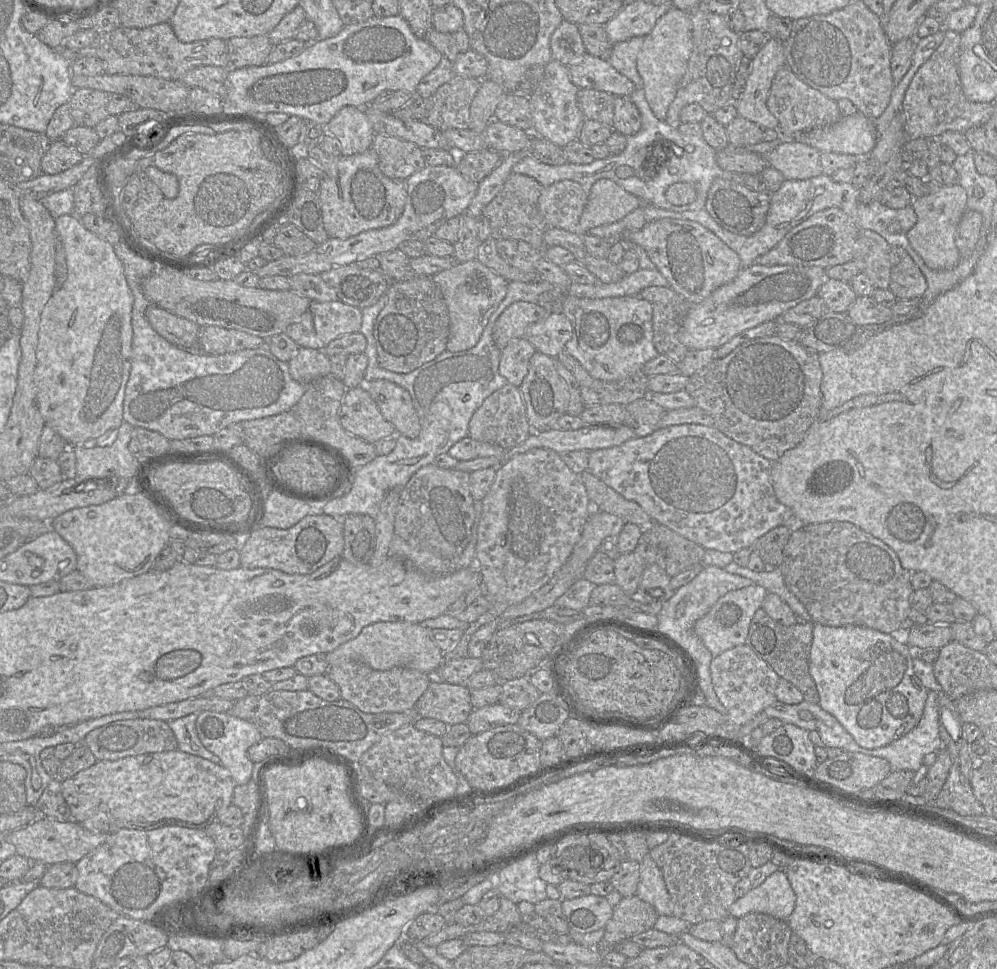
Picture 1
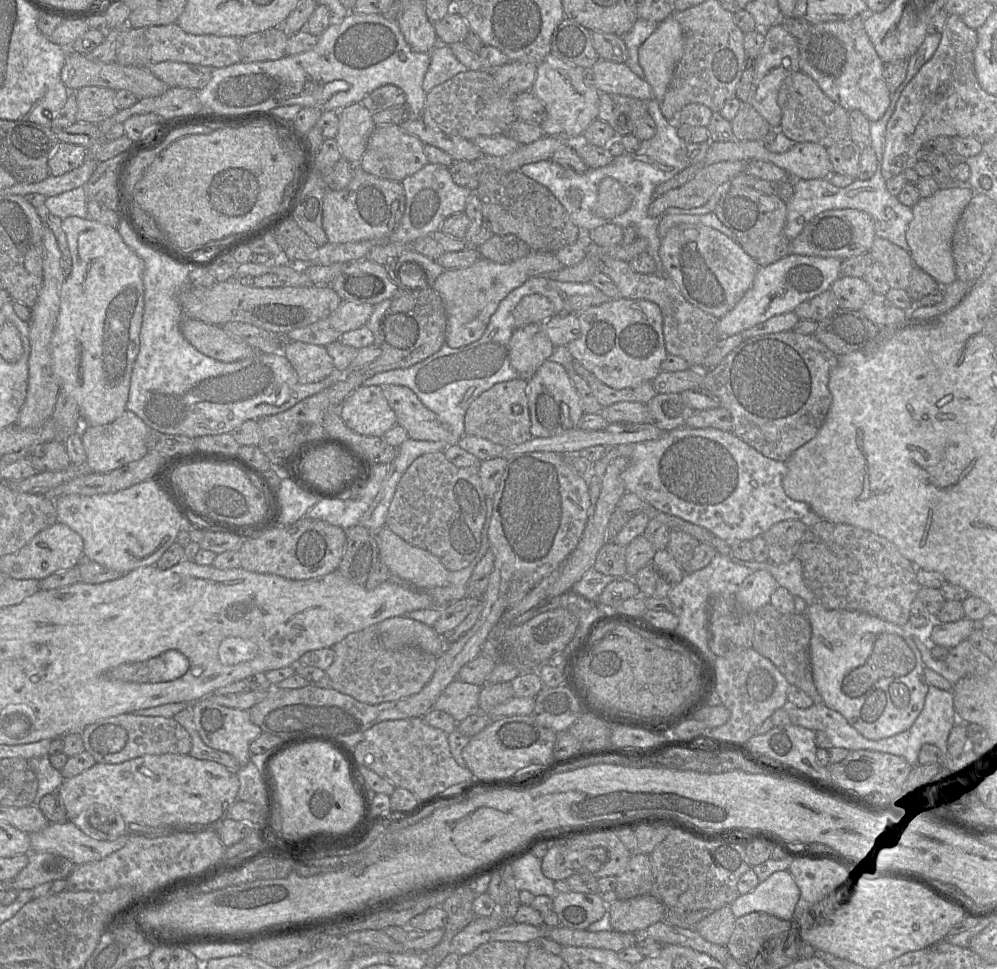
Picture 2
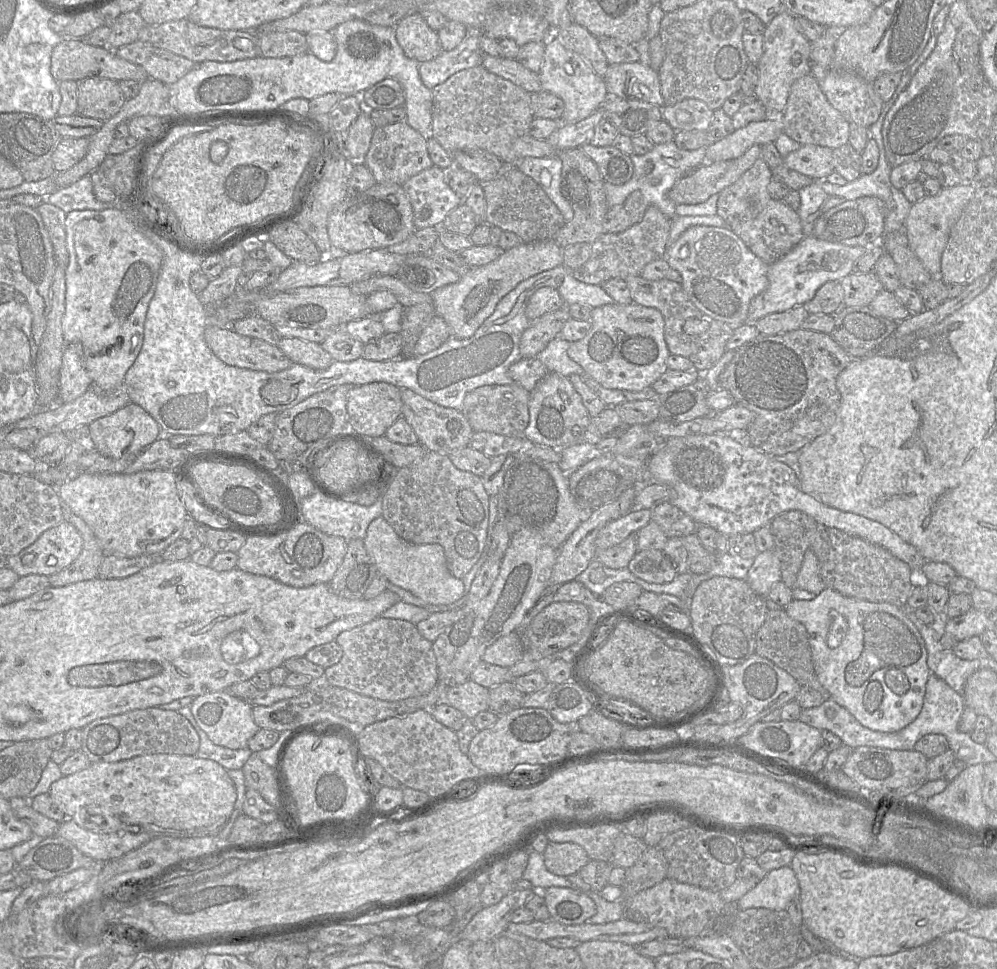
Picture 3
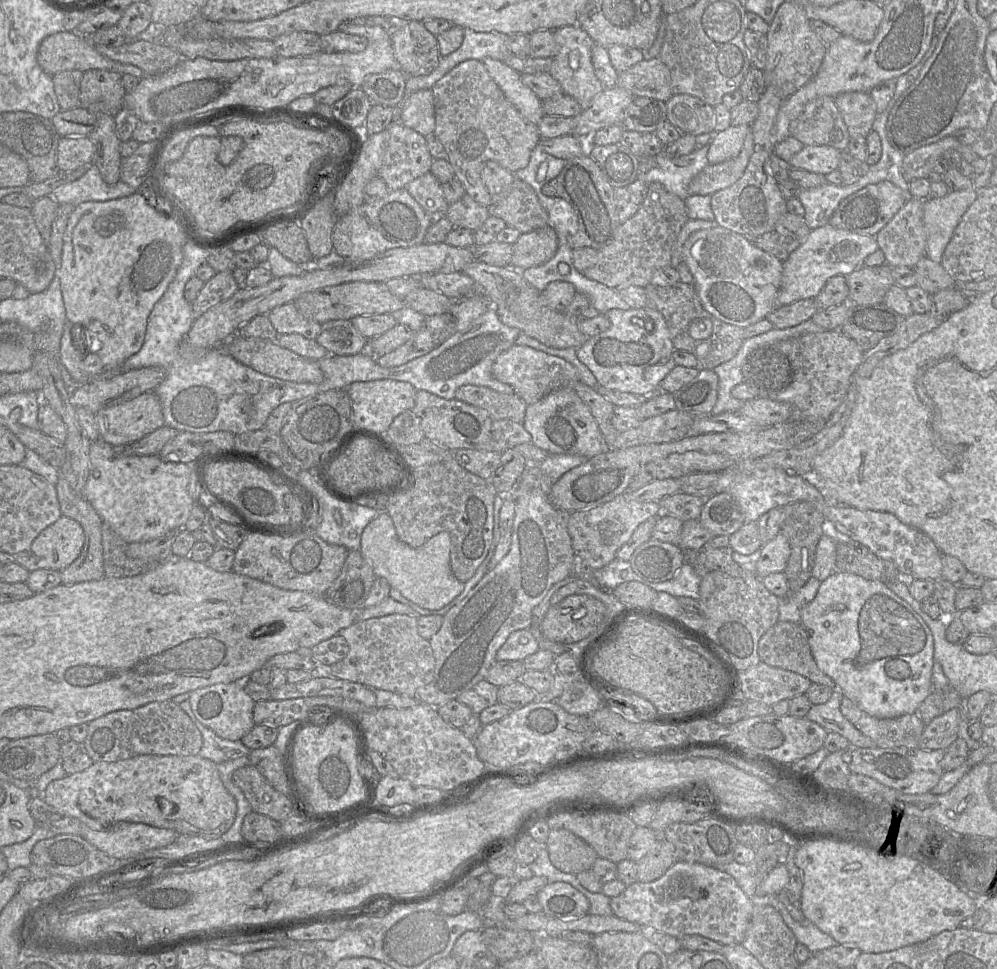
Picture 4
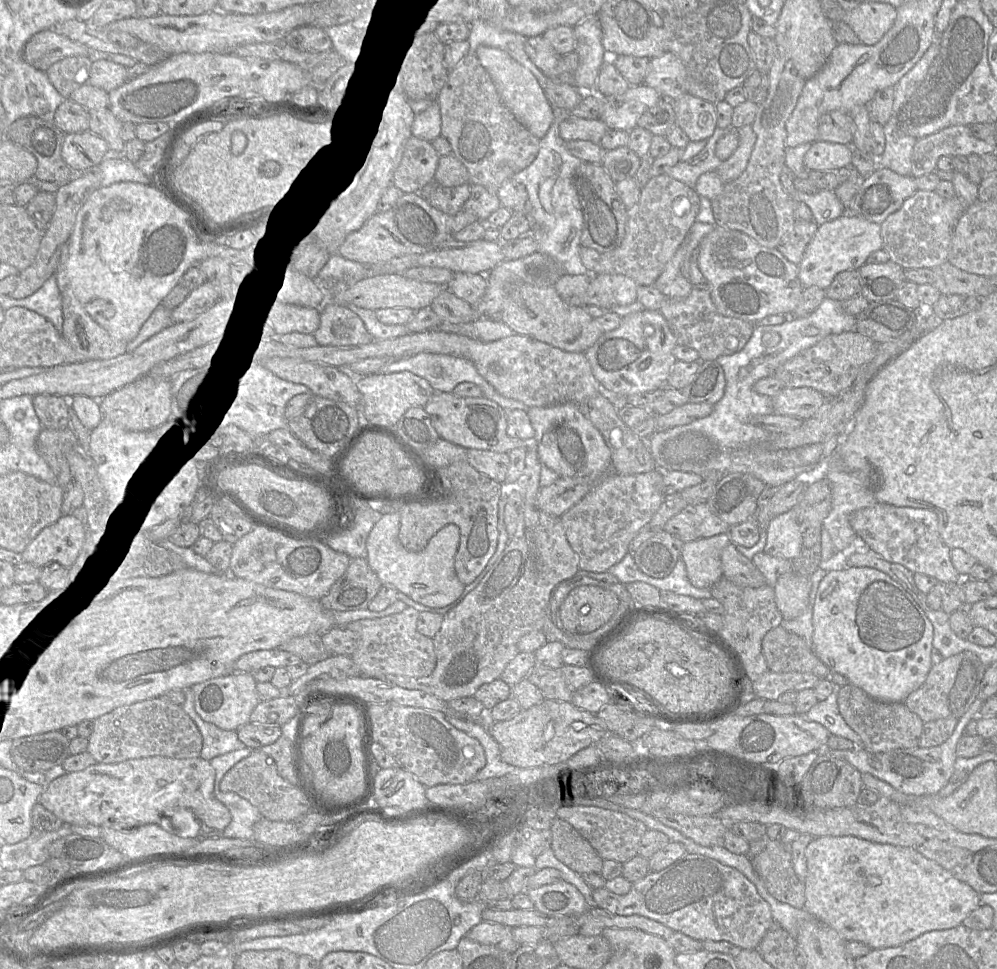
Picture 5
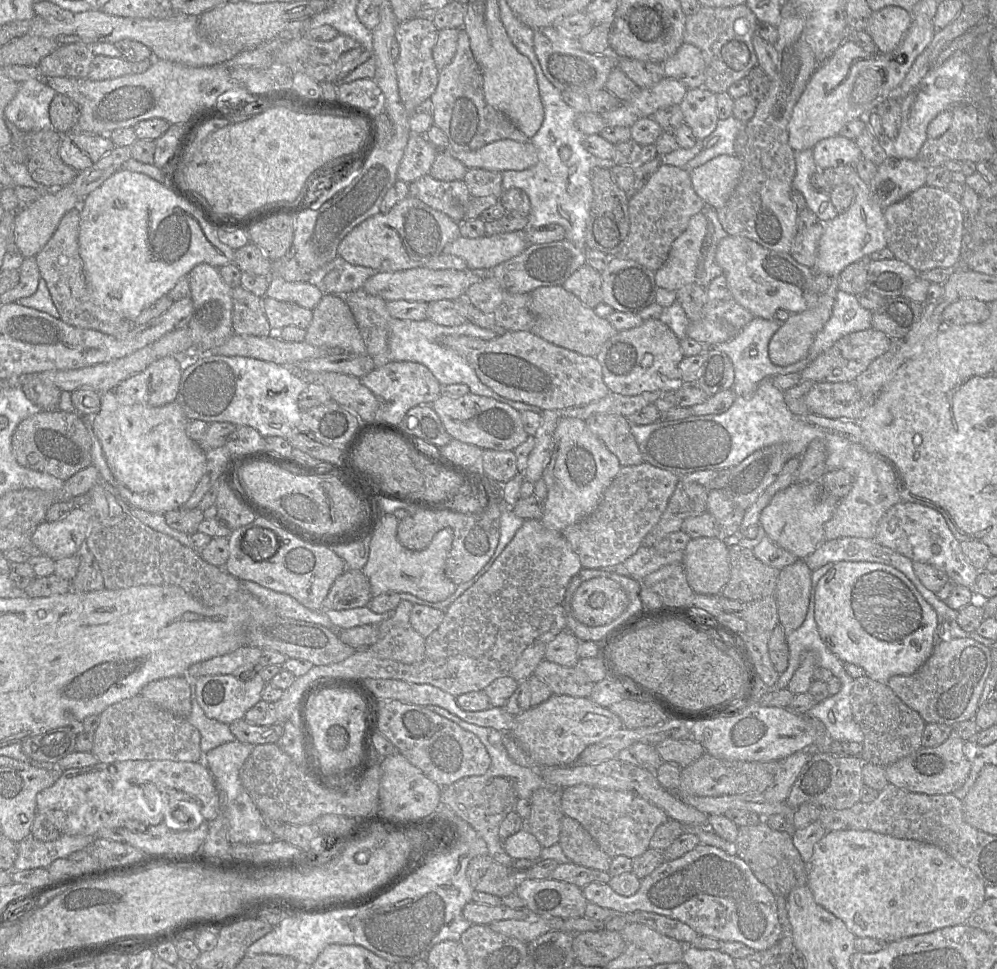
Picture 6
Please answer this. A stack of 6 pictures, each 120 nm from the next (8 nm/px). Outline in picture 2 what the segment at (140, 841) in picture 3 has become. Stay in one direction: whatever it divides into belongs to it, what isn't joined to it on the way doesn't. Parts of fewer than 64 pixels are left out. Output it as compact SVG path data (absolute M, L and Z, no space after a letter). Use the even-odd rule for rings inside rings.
M72 822L49 823L39 832L29 834L31 852L61 855L75 866L99 861L125 846L130 835L112 841L96 840L87 836Z

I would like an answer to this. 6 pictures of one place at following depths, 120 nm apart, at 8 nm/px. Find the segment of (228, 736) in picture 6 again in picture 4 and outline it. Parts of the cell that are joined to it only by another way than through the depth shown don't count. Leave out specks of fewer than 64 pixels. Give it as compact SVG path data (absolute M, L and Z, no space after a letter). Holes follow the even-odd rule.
M189 700L181 702L179 707L189 716L201 733L202 747L198 756L219 764L249 755L251 750L240 740L228 740L221 738L213 730L200 723L191 709Z

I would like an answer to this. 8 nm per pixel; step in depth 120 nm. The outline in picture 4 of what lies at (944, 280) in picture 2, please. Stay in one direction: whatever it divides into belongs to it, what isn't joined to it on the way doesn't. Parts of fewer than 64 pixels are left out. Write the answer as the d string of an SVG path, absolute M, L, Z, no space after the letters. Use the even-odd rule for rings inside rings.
M976 189L950 191L946 196L926 199L923 223L926 229L926 256L940 263L960 220L976 199Z

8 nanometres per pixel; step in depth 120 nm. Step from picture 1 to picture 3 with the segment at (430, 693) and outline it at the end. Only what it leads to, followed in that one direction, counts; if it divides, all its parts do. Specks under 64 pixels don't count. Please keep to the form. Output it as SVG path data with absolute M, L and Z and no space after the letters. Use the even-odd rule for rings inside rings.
M468 679L448 687L441 702L458 709L467 719L473 719L479 712L489 710L489 689Z

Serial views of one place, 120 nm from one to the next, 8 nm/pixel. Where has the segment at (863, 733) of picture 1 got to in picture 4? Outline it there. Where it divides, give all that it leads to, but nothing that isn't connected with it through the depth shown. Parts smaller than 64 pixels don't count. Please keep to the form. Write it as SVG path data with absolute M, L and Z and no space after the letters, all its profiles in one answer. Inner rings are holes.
M832 573L800 615L818 668L868 715L884 719L916 713L933 690L932 633L887 584L852 573Z

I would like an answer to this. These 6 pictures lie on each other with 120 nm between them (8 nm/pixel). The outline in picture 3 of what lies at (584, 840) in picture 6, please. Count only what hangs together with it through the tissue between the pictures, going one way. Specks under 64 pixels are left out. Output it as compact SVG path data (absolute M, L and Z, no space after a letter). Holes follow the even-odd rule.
M549 841L543 856L546 868L562 877L577 874L590 861L585 849L571 842Z

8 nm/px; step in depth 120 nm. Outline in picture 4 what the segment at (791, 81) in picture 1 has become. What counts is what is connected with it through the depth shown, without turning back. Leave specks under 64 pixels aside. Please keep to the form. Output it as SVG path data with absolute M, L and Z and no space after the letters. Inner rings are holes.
M829 96L818 97L808 102L801 114L791 122L789 127L790 135L807 145L828 145L840 151L847 149L851 139L848 128L842 115L834 102L834 98Z

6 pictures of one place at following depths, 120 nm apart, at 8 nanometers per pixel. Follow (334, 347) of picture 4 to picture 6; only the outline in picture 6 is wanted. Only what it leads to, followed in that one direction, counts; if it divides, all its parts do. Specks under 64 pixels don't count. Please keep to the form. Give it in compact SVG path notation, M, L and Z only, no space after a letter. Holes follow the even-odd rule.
M323 294L312 312L305 342L317 347L368 355L352 311L341 296Z

